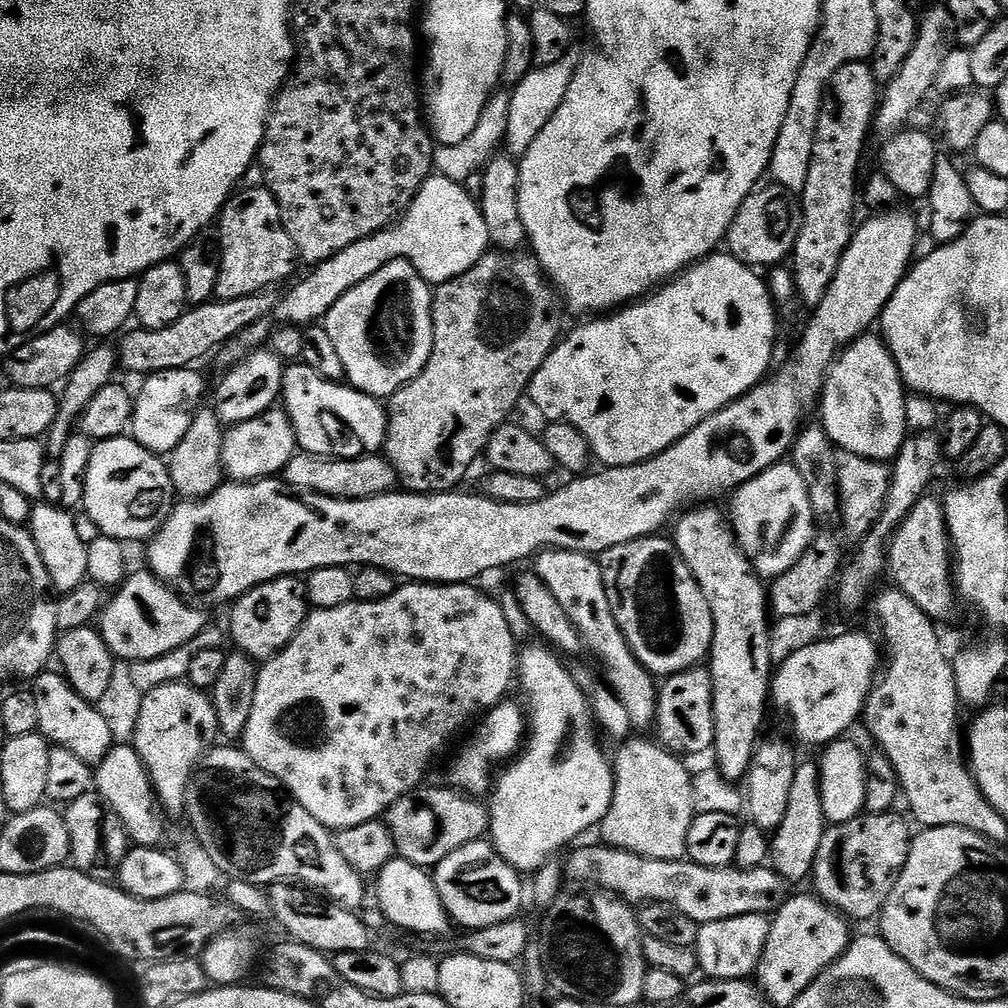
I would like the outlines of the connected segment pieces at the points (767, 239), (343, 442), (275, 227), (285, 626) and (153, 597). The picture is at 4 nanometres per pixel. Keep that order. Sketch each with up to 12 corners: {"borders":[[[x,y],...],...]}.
{"borders":[[[777,184],[743,200],[729,255],[772,268],[791,255],[798,212]],[[303,362],[282,407],[301,453],[353,460],[383,449],[385,405]],[[267,187],[218,217],[216,296],[242,298],[298,264]],[[300,576],[251,588],[231,608],[231,642],[278,655],[310,611]],[[150,570],[105,603],[98,631],[120,662],[196,642],[210,618]]]}

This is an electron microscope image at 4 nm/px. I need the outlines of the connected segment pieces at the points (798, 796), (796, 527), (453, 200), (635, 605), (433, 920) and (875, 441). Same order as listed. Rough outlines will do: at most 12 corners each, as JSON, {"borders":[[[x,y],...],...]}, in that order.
{"borders":[[[797,763],[770,867],[789,885],[811,877],[828,819],[819,763]],[[775,464],[731,493],[752,571],[786,574],[817,535],[802,474]],[[436,172],[396,223],[285,291],[284,326],[328,311],[395,260],[429,286],[489,251],[477,197]],[[643,536],[600,569],[656,678],[709,659],[714,618],[676,545]],[[393,858],[375,877],[396,928],[444,936],[453,927],[433,873]],[[879,335],[828,369],[819,419],[837,449],[891,462],[906,385]]]}

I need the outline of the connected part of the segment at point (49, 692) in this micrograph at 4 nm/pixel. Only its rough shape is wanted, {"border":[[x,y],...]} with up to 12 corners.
{"border":[[59,671],[30,688],[40,735],[93,766],[114,743],[93,701]]}

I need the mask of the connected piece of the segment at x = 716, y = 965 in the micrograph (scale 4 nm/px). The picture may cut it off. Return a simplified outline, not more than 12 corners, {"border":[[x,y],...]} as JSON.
{"border":[[769,917],[700,925],[694,949],[709,980],[748,980]]}

